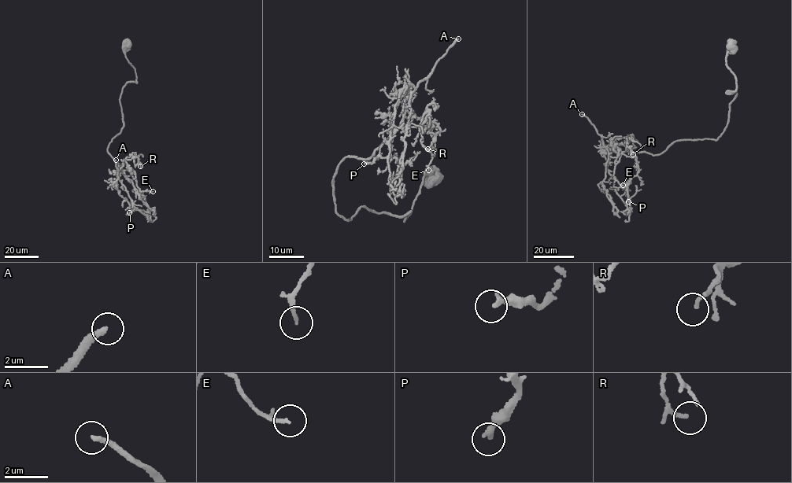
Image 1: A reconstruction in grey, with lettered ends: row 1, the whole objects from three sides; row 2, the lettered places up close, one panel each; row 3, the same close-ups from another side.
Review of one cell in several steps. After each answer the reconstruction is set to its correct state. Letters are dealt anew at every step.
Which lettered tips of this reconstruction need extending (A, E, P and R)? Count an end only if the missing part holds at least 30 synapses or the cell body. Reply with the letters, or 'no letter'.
A

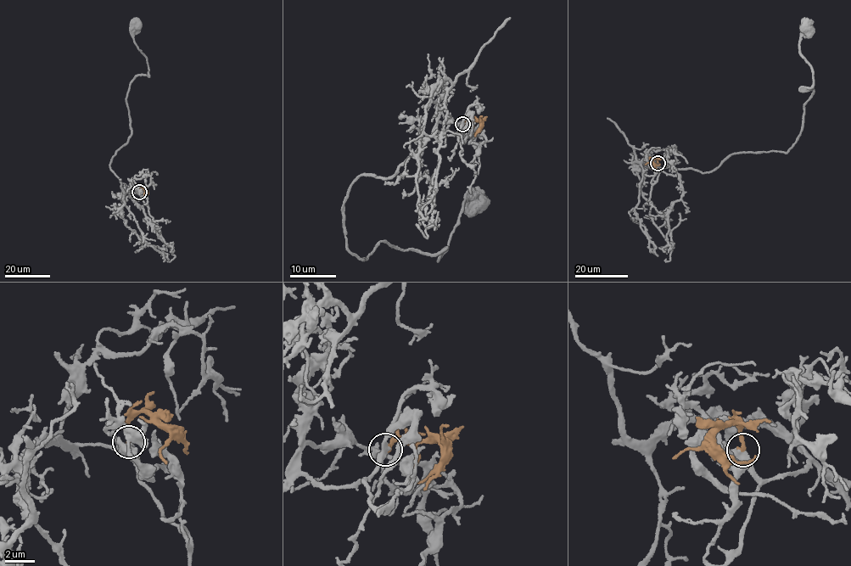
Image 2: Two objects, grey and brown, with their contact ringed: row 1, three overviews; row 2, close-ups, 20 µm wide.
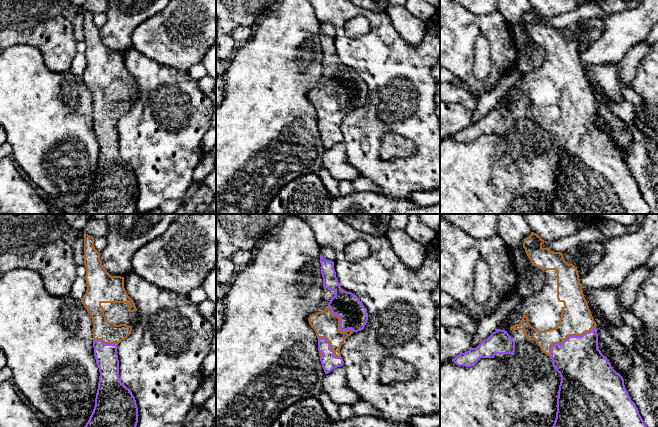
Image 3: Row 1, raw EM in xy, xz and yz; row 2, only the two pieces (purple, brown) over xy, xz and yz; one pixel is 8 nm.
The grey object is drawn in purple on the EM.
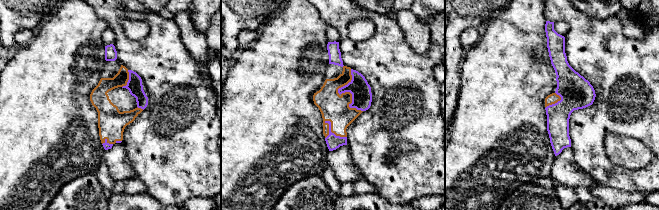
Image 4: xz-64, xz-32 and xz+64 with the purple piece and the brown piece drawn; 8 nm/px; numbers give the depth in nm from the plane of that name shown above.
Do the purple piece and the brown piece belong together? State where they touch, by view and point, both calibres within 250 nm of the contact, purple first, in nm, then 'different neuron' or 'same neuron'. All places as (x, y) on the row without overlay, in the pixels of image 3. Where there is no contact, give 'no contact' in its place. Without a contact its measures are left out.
meets purple in yz at (568, 112); 380 nm thick on the purple side, 260 nm on the other; same neuron

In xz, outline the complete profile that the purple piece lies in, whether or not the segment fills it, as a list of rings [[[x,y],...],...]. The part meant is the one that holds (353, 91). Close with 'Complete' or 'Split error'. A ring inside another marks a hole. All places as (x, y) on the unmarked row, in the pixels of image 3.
[[[320,31],[323,63],[335,68],[328,83],[309,92],[308,97],[318,114],[318,127],[325,150],[343,142],[340,124],[353,108],[364,105],[367,85],[359,74],[347,68],[339,61],[334,45],[334,38]]]. Split error

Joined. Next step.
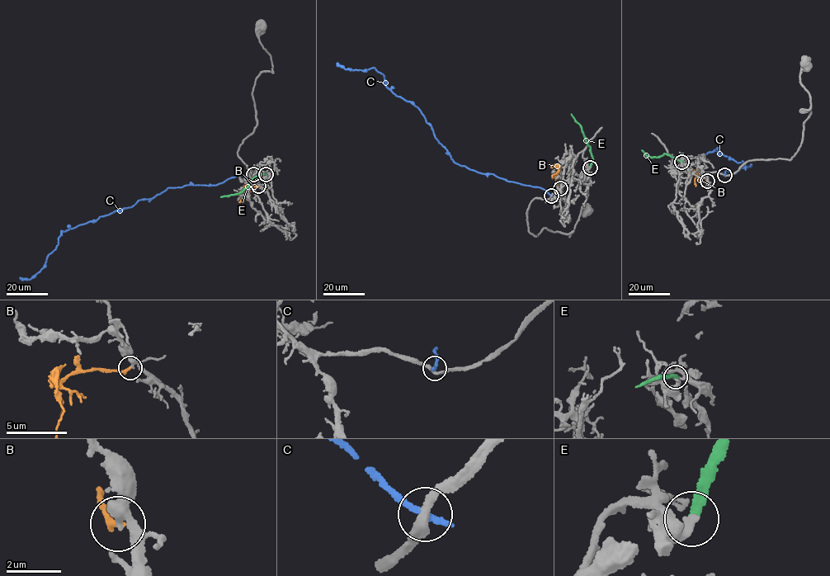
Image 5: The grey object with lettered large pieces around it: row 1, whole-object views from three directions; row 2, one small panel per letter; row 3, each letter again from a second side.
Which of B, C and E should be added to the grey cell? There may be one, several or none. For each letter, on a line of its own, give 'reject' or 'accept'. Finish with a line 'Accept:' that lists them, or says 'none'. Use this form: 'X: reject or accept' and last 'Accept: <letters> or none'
B: accept
C: reject
E: reject
Accept: B

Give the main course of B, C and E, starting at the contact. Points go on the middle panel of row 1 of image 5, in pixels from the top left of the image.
B: (560, 188), (554, 179), (558, 167), (555, 164), (551, 167), (551, 164)
C: (551, 195), (455, 162), (420, 110), (387, 87), (384, 75), (374, 68), (350, 70), (337, 63)
E: (590, 167), (592, 158), (590, 146), (571, 114)

